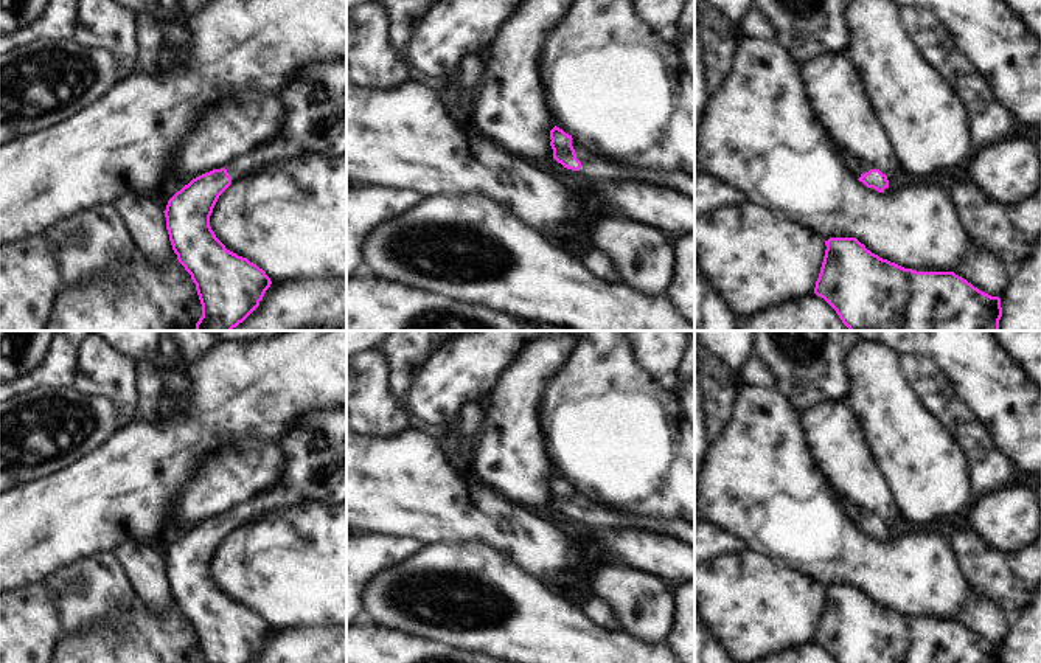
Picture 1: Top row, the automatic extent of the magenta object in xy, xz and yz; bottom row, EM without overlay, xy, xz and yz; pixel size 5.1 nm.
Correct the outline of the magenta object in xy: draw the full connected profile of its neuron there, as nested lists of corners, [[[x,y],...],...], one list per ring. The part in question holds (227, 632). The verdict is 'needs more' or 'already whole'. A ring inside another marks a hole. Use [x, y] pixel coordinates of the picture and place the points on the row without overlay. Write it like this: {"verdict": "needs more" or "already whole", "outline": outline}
{"verdict": "needs more", "outline": [[[346,405],[337,410],[312,410],[297,419],[277,441],[284,467],[277,483],[185,533],[166,553],[166,578],[179,610],[191,623],[202,652],[202,663],[250,663],[272,629],[247,606],[225,596],[210,574],[210,564],[219,543],[233,531],[247,528],[264,512],[291,511],[305,503],[346,506]]]}

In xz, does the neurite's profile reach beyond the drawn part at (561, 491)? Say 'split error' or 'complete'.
split error

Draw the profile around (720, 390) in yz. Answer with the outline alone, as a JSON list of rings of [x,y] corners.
[[[695,335],[695,357],[701,363],[701,391],[710,441],[722,435],[732,419],[738,385],[729,368],[713,357]]]

